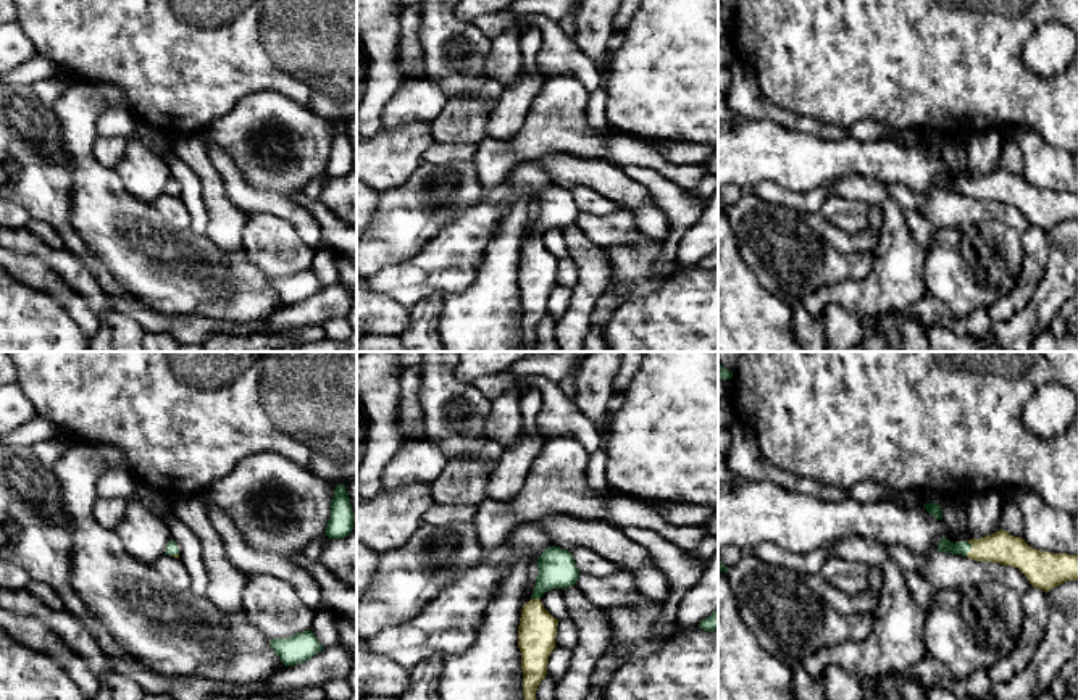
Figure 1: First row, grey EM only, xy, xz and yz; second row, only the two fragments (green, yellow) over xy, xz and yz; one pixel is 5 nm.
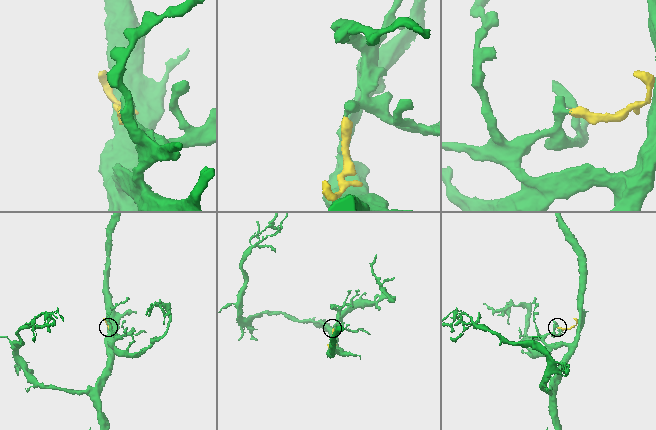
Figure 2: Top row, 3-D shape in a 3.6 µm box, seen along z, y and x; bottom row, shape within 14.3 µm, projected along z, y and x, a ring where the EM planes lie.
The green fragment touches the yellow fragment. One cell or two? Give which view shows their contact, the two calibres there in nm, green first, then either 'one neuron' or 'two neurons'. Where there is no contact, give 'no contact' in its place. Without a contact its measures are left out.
meets green in yz; 70 nm thick on the green side, 160 nm on the other; one neuron

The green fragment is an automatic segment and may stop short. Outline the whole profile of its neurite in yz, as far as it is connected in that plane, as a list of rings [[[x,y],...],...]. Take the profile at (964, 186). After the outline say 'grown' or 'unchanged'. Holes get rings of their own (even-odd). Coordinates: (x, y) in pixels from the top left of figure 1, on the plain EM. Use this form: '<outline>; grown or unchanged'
[[[1002,168],[981,177],[973,176],[955,182],[942,176],[938,190],[1018,206],[1031,226],[1046,232],[1067,219],[1078,219],[1078,194],[1036,189],[1022,176],[1013,176]]]; grown

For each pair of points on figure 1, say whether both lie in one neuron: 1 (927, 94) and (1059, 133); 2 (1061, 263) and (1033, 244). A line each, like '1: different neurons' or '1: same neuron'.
1: same neuron
2: different neurons

